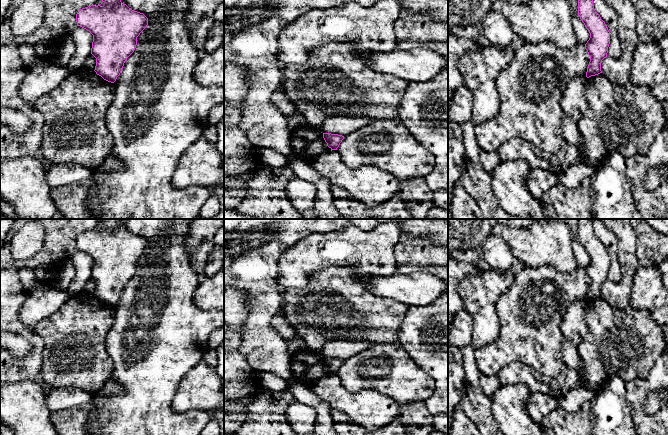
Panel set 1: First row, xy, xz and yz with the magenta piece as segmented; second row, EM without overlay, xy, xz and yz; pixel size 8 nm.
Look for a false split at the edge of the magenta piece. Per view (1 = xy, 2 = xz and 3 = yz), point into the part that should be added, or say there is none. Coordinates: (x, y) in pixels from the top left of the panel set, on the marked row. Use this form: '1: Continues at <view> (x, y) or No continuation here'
1: No continuation here
2: No continuation here
3: No continuation here

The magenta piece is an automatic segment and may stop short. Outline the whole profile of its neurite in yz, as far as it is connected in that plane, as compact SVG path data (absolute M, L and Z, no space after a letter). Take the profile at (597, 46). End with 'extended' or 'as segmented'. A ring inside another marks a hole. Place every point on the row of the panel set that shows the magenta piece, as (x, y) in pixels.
M578 0L578 16L590 33L590 38L585 44L585 49L590 56L586 77L602 73L601 63L607 57L610 44L610 32L595 11L593 0Z; as segmented

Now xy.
M102 0L98 6L80 9L76 22L77 26L93 35L94 71L104 80L114 83L125 61L134 52L137 37L147 27L148 18L121 0Z; as segmented

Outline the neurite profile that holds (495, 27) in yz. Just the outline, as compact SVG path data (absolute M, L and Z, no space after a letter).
M493 9L487 13L480 27L481 33L496 48L504 49L510 47L515 36L507 19Z

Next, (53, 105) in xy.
M81 68L70 71L69 75L65 77L56 89L32 104L45 118L41 153L47 165L77 163L93 171L103 164L106 156L113 147L113 137L105 121L105 113L112 103L113 98L113 83L104 80L93 70Z

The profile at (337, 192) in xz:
M330 185L330 190L334 198L353 199L351 194L343 188Z

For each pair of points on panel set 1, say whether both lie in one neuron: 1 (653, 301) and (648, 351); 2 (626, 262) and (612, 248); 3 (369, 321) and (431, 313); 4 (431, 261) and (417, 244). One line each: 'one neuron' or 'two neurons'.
1: two neurons
2: two neurons
3: two neurons
4: one neuron

